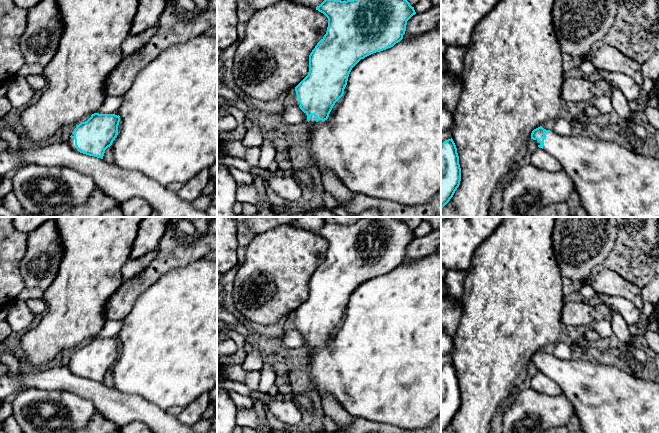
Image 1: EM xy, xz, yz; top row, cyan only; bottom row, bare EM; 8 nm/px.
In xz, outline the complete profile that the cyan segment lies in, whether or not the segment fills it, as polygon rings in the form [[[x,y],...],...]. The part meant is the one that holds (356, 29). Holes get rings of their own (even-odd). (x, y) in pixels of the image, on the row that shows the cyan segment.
[[[324,0],[316,10],[323,13],[328,18],[328,27],[324,37],[317,43],[315,48],[309,55],[309,72],[308,75],[295,87],[296,91],[296,105],[304,112],[303,122],[307,126],[306,138],[309,140],[309,161],[313,162],[318,168],[320,173],[325,171],[332,172],[340,181],[353,193],[361,193],[373,198],[387,199],[396,203],[415,206],[428,203],[431,198],[441,189],[441,28],[436,27],[430,31],[423,32],[417,36],[413,36],[410,39],[403,39],[403,35],[406,31],[407,21],[416,14],[414,7],[410,5],[407,0]],[[340,99],[342,102],[340,106],[335,110],[334,114],[330,117],[329,114]]]

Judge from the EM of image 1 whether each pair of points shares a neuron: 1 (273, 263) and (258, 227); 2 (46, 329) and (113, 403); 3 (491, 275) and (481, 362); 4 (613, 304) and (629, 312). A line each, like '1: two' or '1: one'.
1: two
2: two
3: one
4: one

